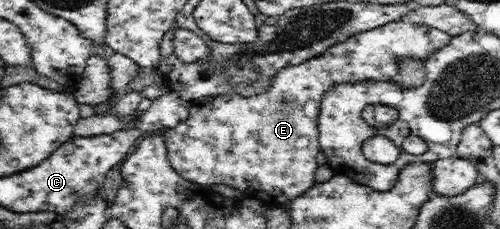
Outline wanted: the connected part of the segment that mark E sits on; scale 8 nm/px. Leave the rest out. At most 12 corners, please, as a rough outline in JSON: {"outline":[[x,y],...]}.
{"outline":[[354,34],[257,95],[190,101],[158,133],[172,168],[266,207],[314,186],[320,102],[391,82],[451,36]]}

